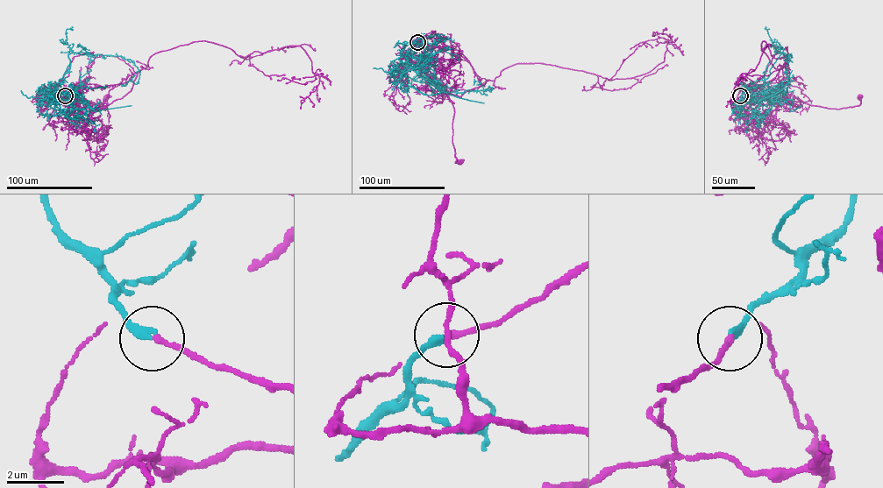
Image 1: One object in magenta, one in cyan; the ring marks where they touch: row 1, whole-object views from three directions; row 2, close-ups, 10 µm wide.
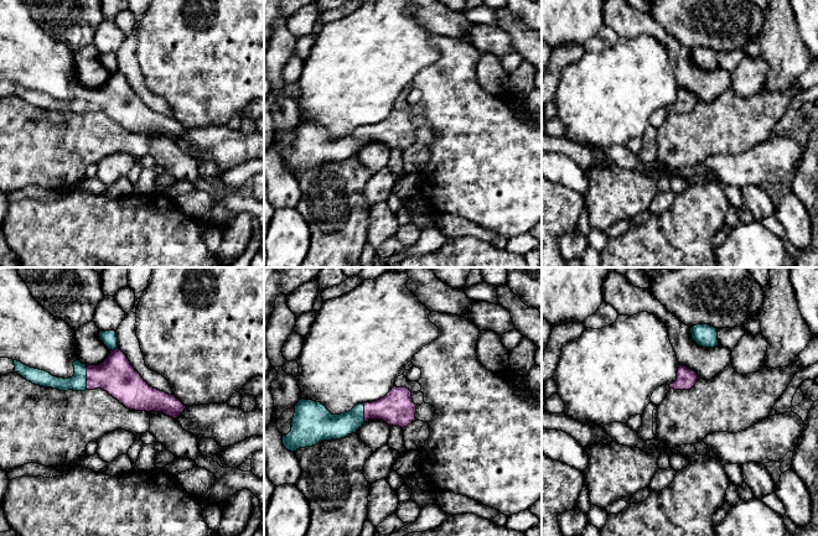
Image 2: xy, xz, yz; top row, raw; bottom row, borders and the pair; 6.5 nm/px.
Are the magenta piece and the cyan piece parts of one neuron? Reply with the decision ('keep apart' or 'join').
keep apart

